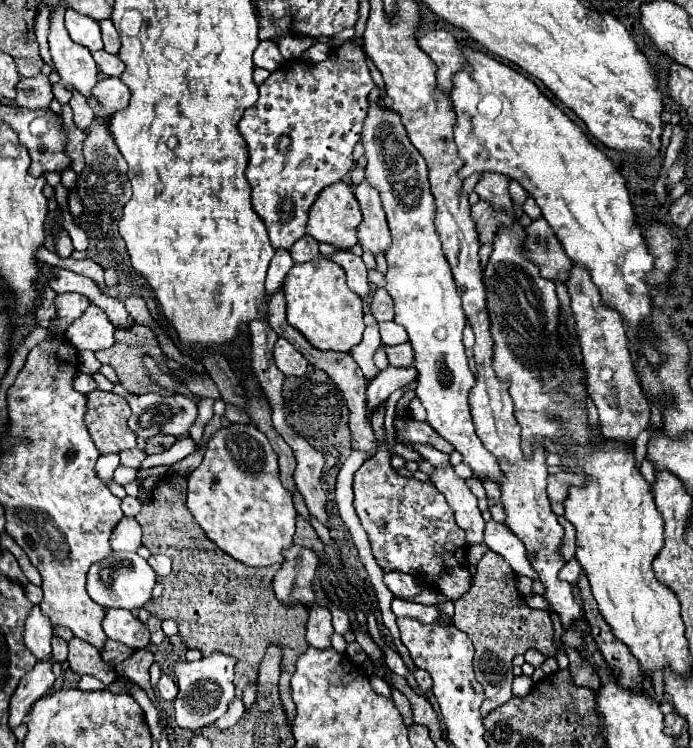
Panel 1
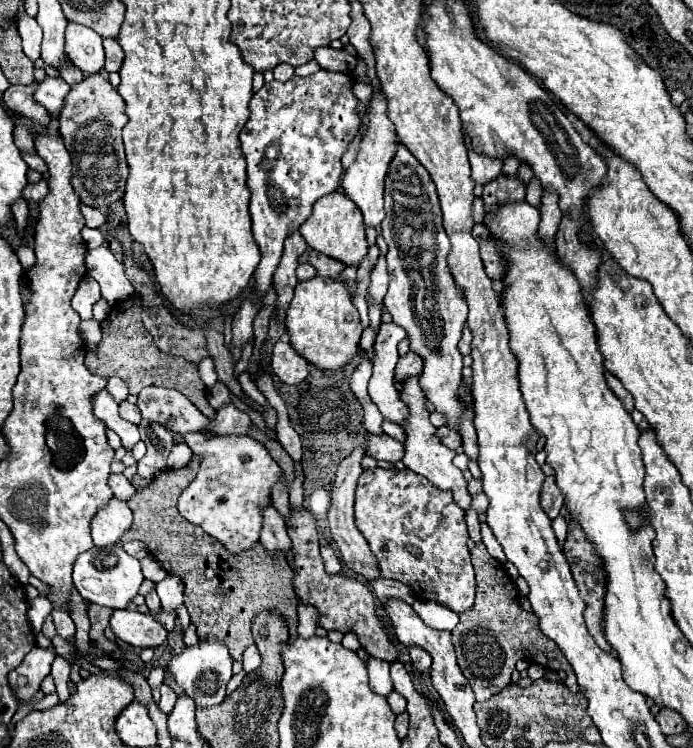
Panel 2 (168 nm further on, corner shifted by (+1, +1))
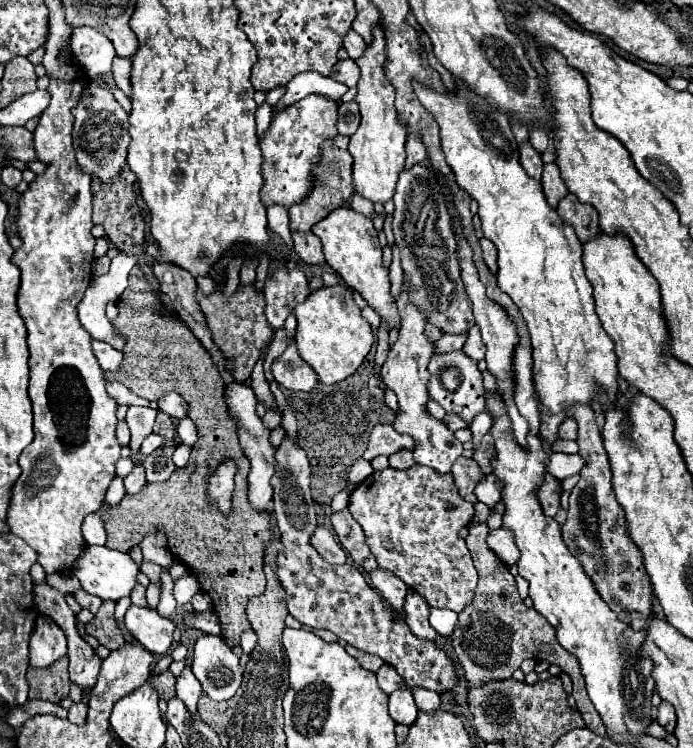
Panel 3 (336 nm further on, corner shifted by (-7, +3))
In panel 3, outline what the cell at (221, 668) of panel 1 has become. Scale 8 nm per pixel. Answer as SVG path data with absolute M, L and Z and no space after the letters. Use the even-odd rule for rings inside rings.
M202 634L194 644L192 672L202 684L202 692L216 700L230 700L242 682L238 656L220 638Z

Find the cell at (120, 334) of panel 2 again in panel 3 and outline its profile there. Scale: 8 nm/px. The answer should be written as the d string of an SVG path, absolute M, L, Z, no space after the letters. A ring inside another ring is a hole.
M136 266L130 270L128 282L130 282L128 288L118 298L120 314L112 322L114 332L124 338L124 360L122 360L120 370L104 372L104 378L108 382L126 384L132 392L136 392L138 396L142 396L146 400L158 400L164 392L170 392L170 390L180 392L184 396L184 400L188 400L188 404L190 404L188 418L198 428L198 442L192 446L192 456L184 468L178 468L162 484L146 484L144 490L136 496L126 494L124 500L120 502L120 506L114 508L110 512L110 516L106 516L106 530L108 530L106 546L120 550L120 552L128 552L134 544L140 544L148 532L162 528L166 532L166 540L168 540L168 548L170 548L172 558L184 562L188 566L190 574L198 580L202 592L206 592L212 598L214 612L218 614L218 620L222 626L222 638L228 640L230 648L234 648L234 646L240 646L240 634L246 630L252 630L252 626L246 618L248 600L254 596L260 596L266 590L266 576L264 576L264 548L266 546L264 544L266 544L266 540L270 542L274 538L272 516L270 514L256 514L256 512L252 512L252 508L248 504L248 482L246 482L246 476L250 472L248 460L244 460L244 452L242 452L240 442L238 442L236 426L232 424L228 408L224 404L226 384L224 384L216 364L212 362L210 354L192 336L192 332L186 328L184 322L180 322L176 316L168 316L168 318L160 316L162 304L156 298L156 294L148 288L144 274L140 274L140 270ZM224 456L234 458L236 464L240 464L240 476L236 476L236 496L234 496L236 512L232 514L232 520L224 520L224 516L220 516L220 512L212 512L212 508L208 508L208 494L206 494L208 476L210 476L210 472L214 472L216 464Z

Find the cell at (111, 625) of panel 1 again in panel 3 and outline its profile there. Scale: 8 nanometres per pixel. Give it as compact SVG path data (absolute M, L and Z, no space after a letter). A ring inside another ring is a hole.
M132 604L126 612L124 622L126 622L128 632L140 644L144 644L146 650L150 650L154 654L166 654L170 650L174 624L170 620L162 618L156 610L138 608Z

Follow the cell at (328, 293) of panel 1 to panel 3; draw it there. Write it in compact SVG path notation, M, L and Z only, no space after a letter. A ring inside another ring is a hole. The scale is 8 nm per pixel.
M344 284L312 290L306 300L294 308L294 314L298 320L294 338L298 352L316 370L322 384L336 384L354 374L372 348L372 328L368 320L362 318L360 308L354 304L352 290Z

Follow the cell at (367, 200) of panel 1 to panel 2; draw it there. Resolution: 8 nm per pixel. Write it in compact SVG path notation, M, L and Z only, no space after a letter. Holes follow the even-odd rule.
M382 90L372 92L370 104L368 104L368 126L362 134L362 140L358 144L358 156L350 168L346 168L344 178L342 178L342 188L344 194L362 210L364 214L364 224L378 228L380 222L384 220L384 178L388 172L388 166L394 158L396 152L396 132L392 122L388 122L386 116L386 94Z

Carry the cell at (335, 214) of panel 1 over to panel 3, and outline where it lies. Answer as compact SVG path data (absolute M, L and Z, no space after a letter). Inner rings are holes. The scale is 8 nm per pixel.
M340 206L332 210L332 214L328 214L324 220L314 224L312 232L322 240L328 266L332 266L332 270L340 274L340 278L352 290L360 292L362 298L380 314L380 318L390 324L390 328L400 326L400 316L390 296L388 270L384 270L382 266L382 248L378 244L378 234L372 226L372 220L362 216L360 212L354 212L350 206Z

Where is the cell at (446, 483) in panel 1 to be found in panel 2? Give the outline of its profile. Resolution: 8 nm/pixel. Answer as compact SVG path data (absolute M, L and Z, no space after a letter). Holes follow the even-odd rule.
M412 376L412 378L406 378L406 380L400 380L402 388L398 390L400 394L400 400L408 406L408 418L404 420L402 428L404 428L404 434L406 434L406 442L404 442L404 466L424 478L428 478L432 484L436 484L438 488L442 490L450 490L454 494L454 500L458 502L458 506L462 510L468 510L470 508L470 492L466 488L466 480L462 476L462 470L458 470L454 464L452 464L452 458L456 456L454 450L448 450L440 438L436 436L436 426L430 424L430 412L426 410L426 394L424 390L420 388L420 382L418 382L418 376Z

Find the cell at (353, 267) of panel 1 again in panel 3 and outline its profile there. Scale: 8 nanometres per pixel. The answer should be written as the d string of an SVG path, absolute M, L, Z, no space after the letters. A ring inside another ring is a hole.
M308 232L308 234L292 234L292 238L294 238L294 252L306 264L316 264L316 266L326 264L324 252L322 252L322 244L312 232Z

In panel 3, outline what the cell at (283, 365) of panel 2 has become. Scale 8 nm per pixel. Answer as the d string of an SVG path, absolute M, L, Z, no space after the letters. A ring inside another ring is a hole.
M290 342L282 356L278 356L272 364L272 374L276 382L288 390L308 392L318 382L316 372L300 358L296 344Z

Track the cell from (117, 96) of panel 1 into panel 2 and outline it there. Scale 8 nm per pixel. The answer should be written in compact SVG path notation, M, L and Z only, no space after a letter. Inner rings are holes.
M102 74L84 76L80 84L70 88L60 112L60 134L72 156L72 186L84 204L106 208L124 196L128 168L120 132L126 122L128 116L124 114L124 100Z

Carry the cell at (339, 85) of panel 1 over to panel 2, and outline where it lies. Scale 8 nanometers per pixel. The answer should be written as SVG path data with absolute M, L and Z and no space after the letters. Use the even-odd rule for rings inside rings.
M318 70L316 74L306 78L294 76L284 84L276 80L264 84L250 100L250 120L240 132L240 142L248 162L248 188L252 192L252 234L262 252L262 260L254 272L254 288L262 294L262 298L266 296L272 284L272 274L282 258L284 240L290 232L298 230L308 220L318 198L338 188L338 180L344 174L340 158L358 130L358 116L354 112L358 98L352 92L352 82L354 78L350 74Z

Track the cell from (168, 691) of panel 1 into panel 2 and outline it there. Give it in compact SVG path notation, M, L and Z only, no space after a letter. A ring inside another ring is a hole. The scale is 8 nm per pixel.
M162 684L162 686L160 686L160 694L162 694L162 698L160 698L160 702L158 702L158 708L160 708L164 714L170 714L172 708L174 708L174 704L176 704L176 692L174 692L168 684Z

